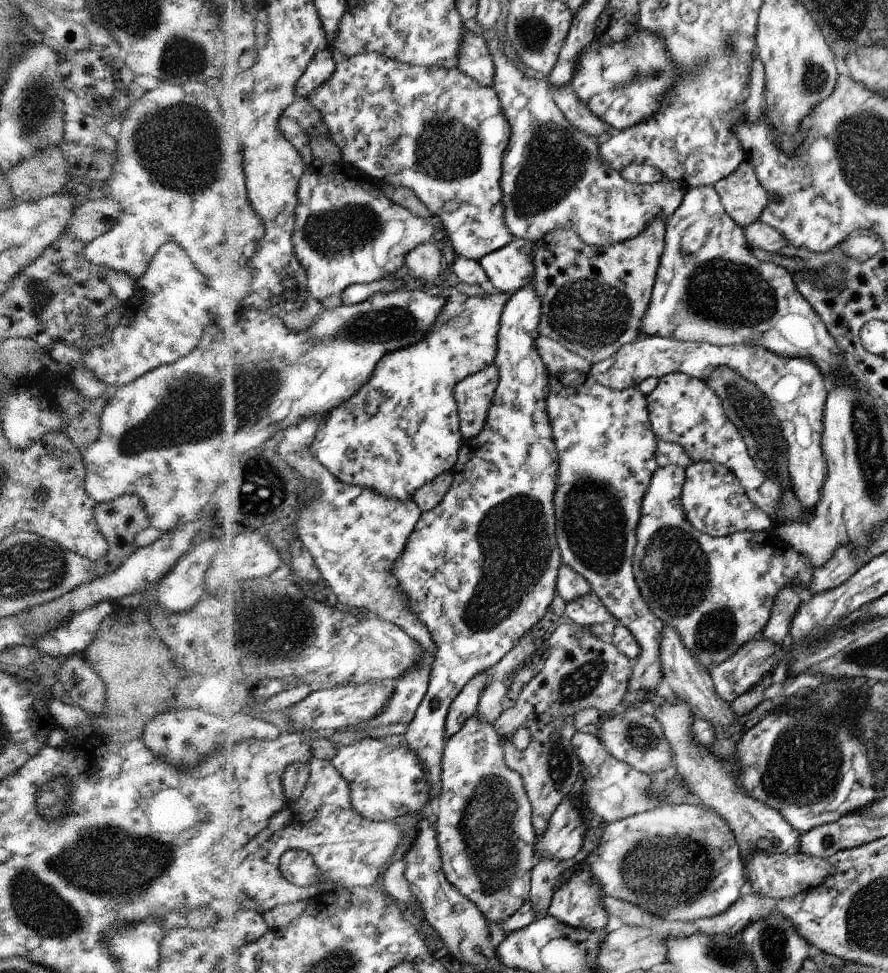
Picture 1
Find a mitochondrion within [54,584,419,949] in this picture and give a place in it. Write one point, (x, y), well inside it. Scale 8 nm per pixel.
(280, 626)

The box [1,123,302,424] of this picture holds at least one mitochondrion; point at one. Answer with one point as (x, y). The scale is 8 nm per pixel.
(38, 294)

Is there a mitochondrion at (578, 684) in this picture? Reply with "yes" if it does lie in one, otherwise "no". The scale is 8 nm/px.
yes

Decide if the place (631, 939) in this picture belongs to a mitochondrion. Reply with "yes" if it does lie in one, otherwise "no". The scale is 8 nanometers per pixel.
no

